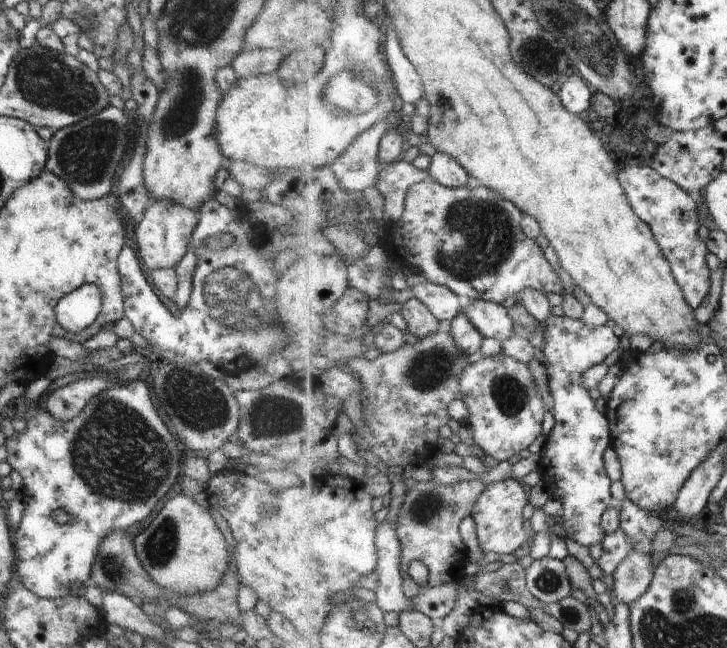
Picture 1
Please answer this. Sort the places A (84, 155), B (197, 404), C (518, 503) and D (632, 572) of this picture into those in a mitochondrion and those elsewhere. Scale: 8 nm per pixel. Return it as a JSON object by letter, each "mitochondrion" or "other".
{"A":"mitochondrion","B":"mitochondrion","C":"other","D":"mitochondrion"}

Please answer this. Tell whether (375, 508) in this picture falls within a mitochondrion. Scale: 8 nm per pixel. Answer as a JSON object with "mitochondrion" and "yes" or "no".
{"mitochondrion":"no"}

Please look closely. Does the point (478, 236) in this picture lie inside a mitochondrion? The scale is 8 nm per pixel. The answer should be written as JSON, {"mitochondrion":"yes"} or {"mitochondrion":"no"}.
{"mitochondrion":"yes"}

